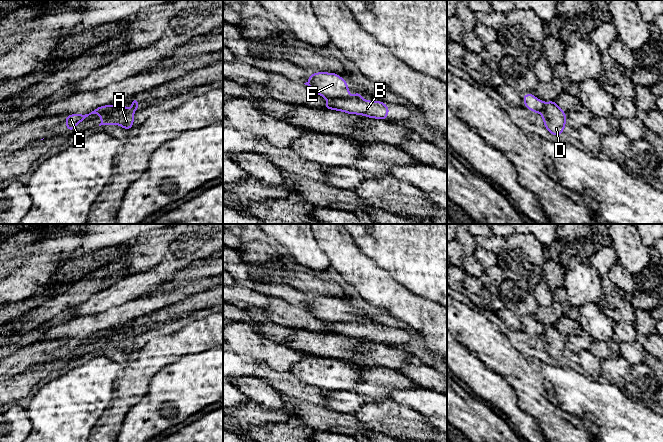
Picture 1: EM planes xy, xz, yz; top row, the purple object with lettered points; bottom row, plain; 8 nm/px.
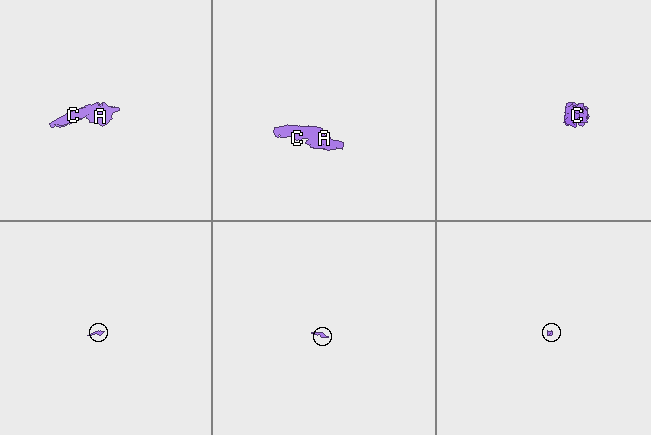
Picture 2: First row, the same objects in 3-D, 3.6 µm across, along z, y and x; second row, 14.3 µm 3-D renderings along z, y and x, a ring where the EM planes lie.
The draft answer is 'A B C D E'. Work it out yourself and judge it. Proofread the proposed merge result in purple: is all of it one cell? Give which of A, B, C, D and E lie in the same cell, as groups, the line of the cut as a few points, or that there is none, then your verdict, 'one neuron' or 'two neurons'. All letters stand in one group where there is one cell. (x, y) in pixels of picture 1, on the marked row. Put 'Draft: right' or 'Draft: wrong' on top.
Draft: wrong
A B D / C E | xy (121, 105), (110, 107), (100, 114) | two neurons

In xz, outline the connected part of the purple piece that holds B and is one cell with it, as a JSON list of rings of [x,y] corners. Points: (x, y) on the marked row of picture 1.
[[[349,97],[328,99],[323,108],[385,120],[387,120],[387,115],[389,113],[389,108],[384,102],[379,102],[378,100],[364,101],[358,98],[352,99]]]

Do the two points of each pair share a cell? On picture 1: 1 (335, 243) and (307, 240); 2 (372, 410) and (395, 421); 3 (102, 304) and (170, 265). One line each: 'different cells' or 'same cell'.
1: different cells
2: same cell
3: same cell

